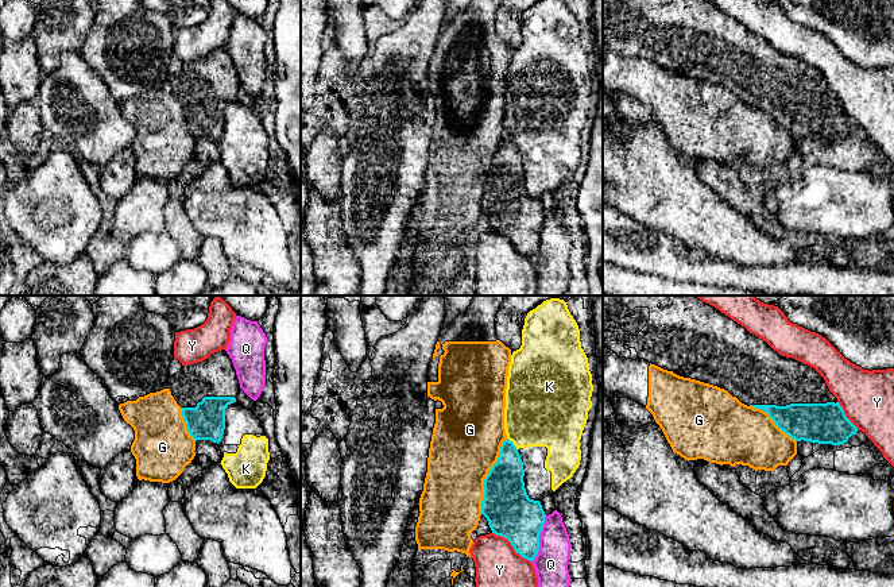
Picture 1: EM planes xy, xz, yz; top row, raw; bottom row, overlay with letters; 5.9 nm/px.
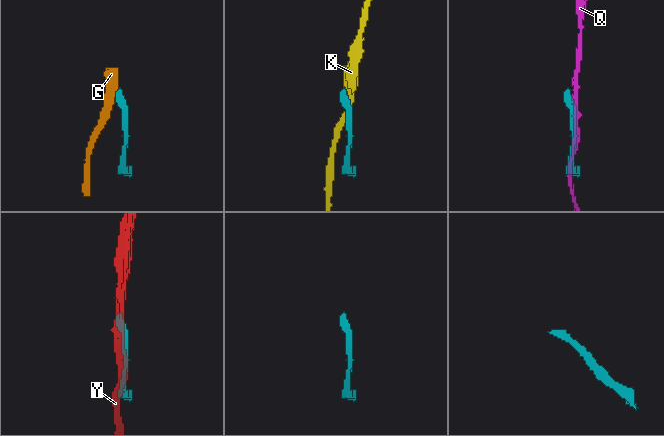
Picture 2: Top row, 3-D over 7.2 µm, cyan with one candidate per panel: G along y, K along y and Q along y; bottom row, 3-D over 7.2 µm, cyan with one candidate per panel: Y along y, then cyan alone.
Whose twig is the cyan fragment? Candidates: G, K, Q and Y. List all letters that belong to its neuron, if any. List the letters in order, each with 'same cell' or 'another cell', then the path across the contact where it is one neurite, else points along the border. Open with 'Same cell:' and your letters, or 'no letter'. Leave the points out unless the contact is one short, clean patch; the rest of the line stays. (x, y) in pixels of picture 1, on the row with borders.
Same cell: no letter
G: another cell
K: another cell
Q: another cell
Y: another cell

